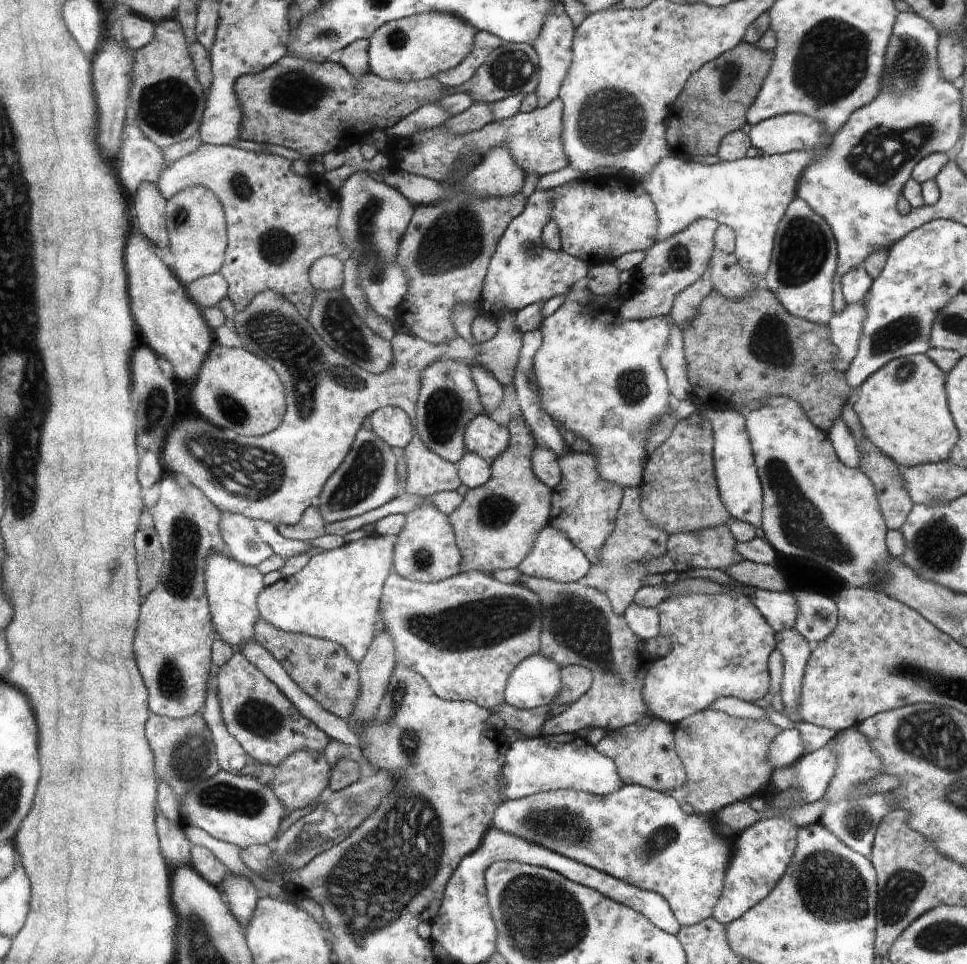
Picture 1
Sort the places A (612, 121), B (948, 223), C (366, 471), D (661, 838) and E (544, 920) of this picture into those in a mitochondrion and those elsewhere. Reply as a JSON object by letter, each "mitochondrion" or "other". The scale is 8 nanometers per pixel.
{"A":"mitochondrion","B":"other","C":"mitochondrion","D":"mitochondrion","E":"mitochondrion"}

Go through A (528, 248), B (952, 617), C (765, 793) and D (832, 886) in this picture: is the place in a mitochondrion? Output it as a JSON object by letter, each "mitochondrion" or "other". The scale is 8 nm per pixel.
{"A":"mitochondrion","B":"mitochondrion","C":"other","D":"mitochondrion"}

